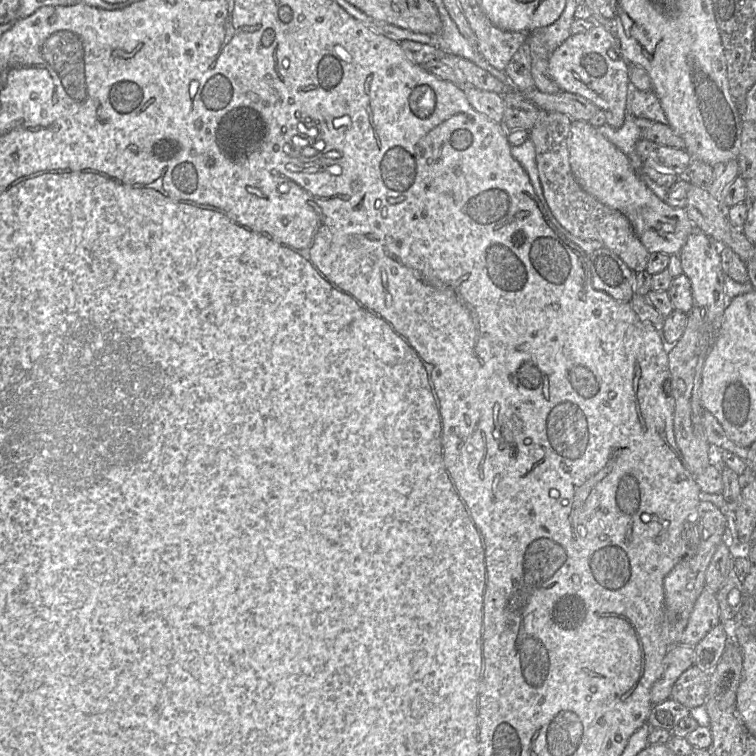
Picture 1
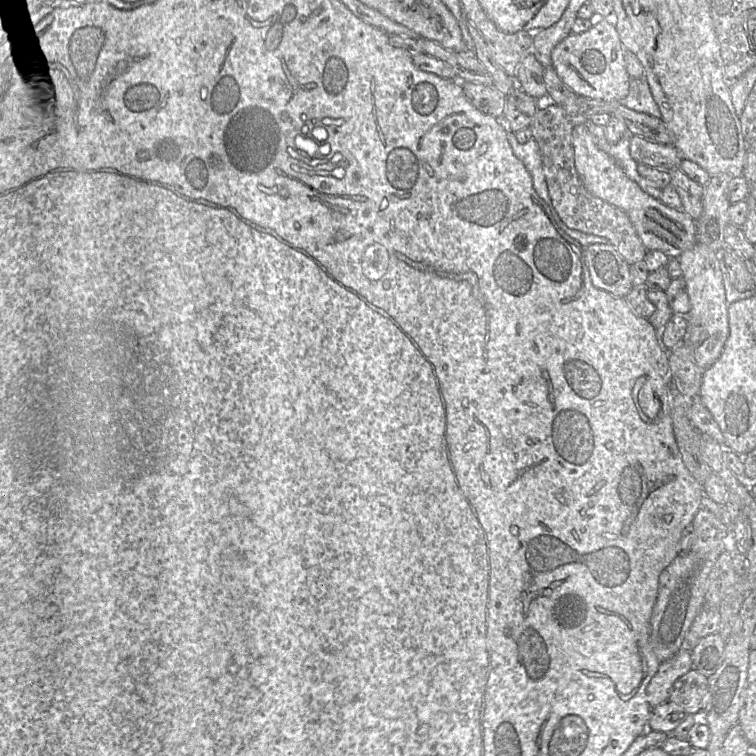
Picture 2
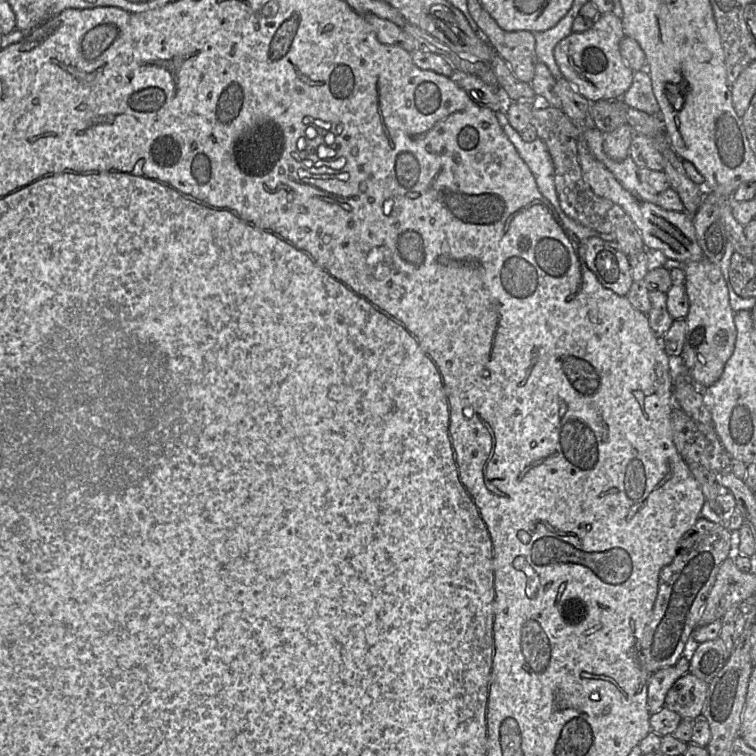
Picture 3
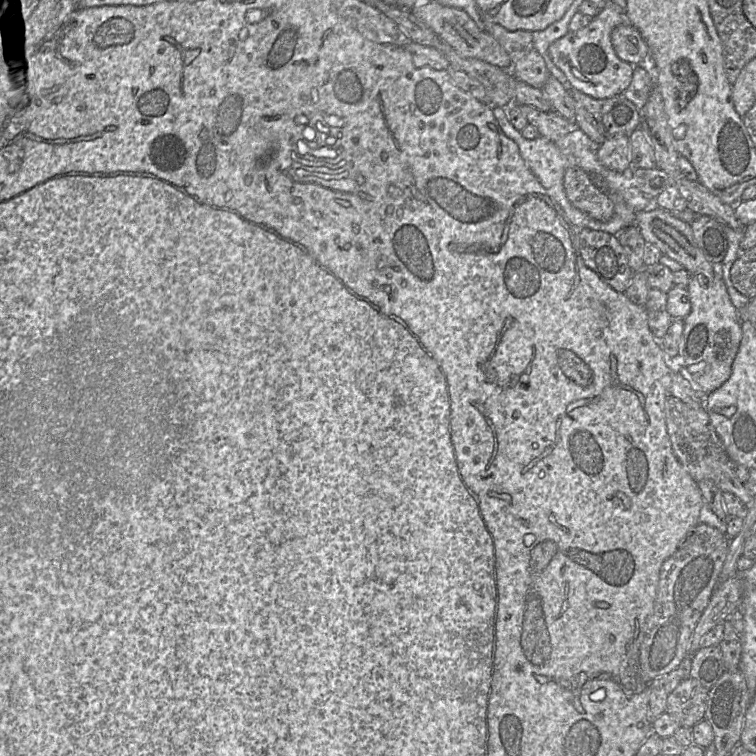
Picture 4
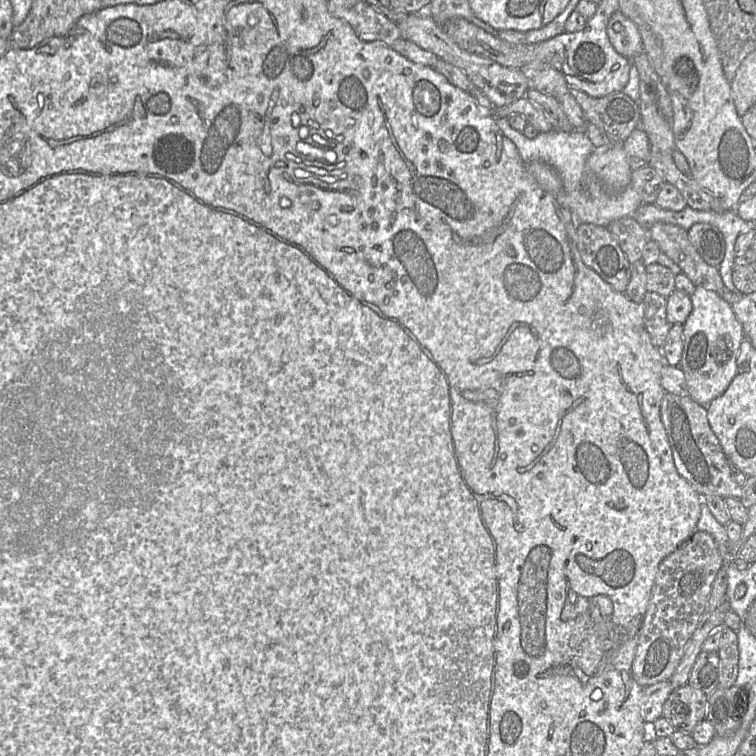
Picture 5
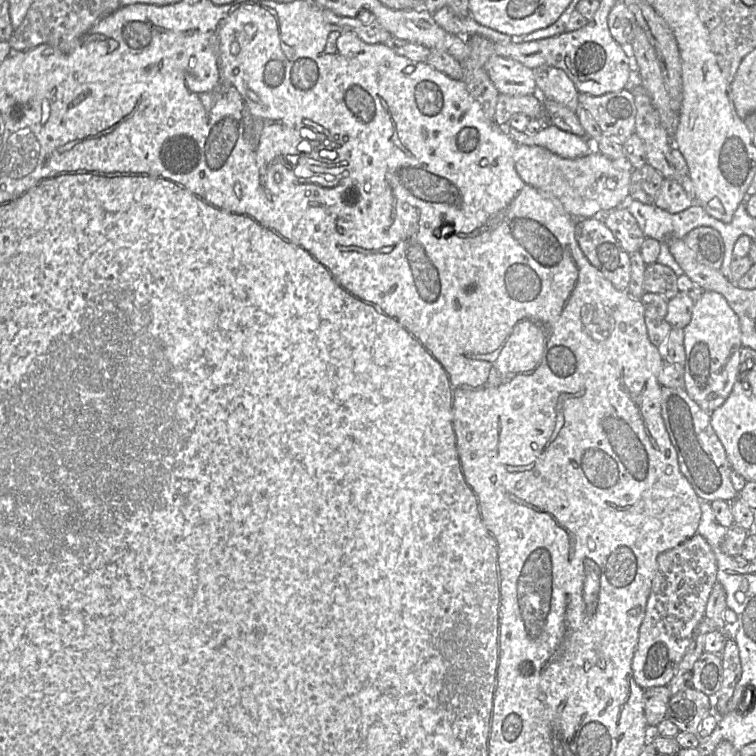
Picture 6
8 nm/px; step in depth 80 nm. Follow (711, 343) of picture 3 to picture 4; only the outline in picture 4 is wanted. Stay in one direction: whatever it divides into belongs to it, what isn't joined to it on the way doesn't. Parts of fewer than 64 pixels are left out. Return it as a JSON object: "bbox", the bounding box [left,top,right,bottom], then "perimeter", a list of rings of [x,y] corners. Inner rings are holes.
{"bbox":[677,264,742,395],"perimeter":[[[721,264],[714,265],[714,272],[690,275],[687,291],[691,311],[683,319],[684,330],[679,352],[681,369],[677,371],[686,374],[700,395],[708,395],[731,375],[742,338],[742,320],[728,295],[721,275]]]}

